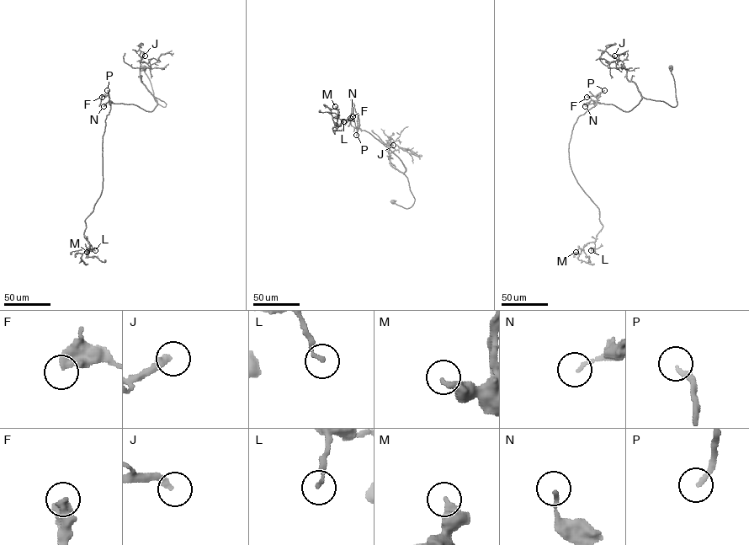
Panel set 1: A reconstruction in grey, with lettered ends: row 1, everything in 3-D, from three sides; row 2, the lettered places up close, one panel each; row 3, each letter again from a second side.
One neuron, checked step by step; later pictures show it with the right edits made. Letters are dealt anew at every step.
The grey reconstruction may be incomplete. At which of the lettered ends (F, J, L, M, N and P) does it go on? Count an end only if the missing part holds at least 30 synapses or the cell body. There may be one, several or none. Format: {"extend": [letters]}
{"extend": ["J", "P"]}

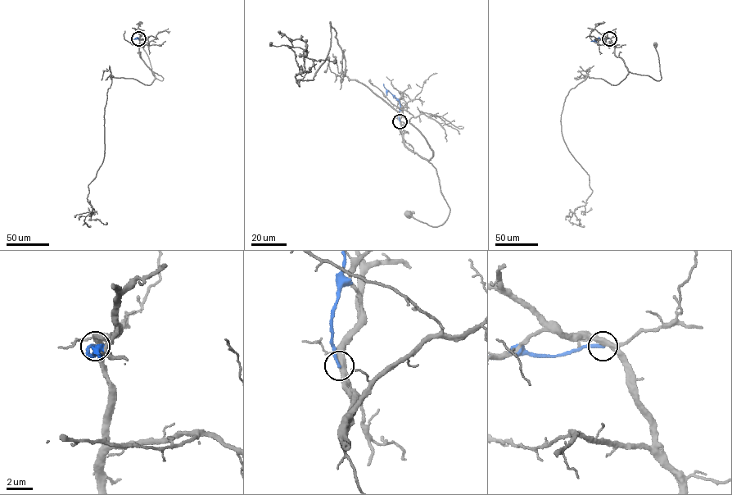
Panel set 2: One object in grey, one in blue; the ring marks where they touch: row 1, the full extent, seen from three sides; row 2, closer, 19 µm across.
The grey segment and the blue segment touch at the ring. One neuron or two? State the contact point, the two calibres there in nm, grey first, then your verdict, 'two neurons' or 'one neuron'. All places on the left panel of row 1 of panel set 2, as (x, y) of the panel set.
place (138, 38); calibres 440 and 260 nm; two neurons

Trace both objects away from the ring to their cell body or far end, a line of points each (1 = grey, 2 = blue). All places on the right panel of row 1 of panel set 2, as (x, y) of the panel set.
1: (609, 38), (615, 55), (621, 59), (629, 71), (660, 80), (655, 44)
2: (609, 38), (591, 41)

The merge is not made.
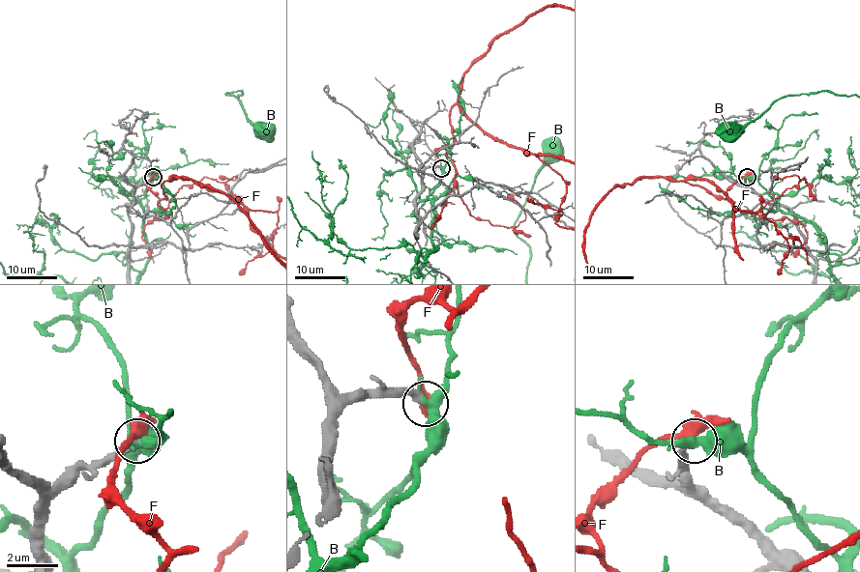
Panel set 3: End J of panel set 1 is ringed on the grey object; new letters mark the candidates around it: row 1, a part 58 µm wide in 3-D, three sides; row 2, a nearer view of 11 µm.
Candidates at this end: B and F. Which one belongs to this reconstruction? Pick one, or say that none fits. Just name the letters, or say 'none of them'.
none of them

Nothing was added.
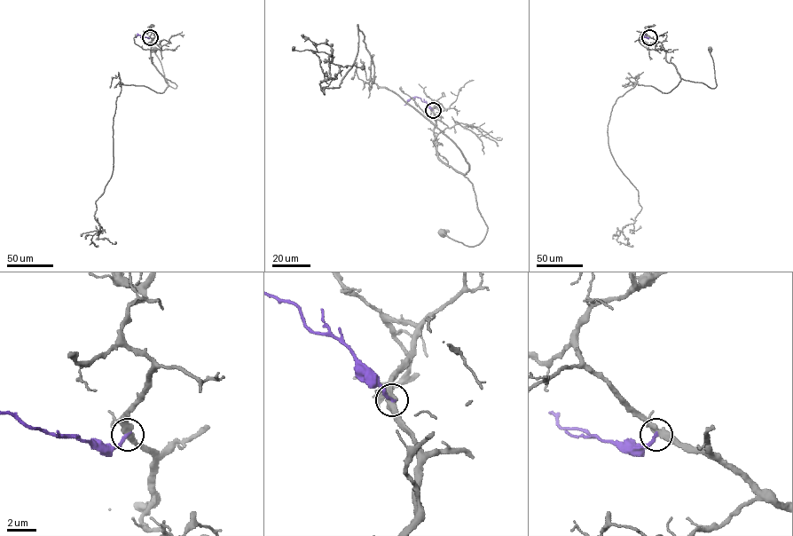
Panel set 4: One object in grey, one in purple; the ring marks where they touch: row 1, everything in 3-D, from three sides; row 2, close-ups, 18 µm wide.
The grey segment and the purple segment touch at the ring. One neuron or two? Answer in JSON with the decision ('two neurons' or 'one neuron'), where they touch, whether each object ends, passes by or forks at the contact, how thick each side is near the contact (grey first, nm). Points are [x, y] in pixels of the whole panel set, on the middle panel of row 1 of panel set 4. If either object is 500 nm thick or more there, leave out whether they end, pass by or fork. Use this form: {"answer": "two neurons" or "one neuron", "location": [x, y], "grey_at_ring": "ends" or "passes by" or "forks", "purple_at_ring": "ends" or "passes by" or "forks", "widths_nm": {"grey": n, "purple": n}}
{"answer": "two neurons", "location": [433, 110], "grey_at_ring": "passes by", "purple_at_ring": "ends", "widths_nm": {"grey": 480, "purple": 220}}

